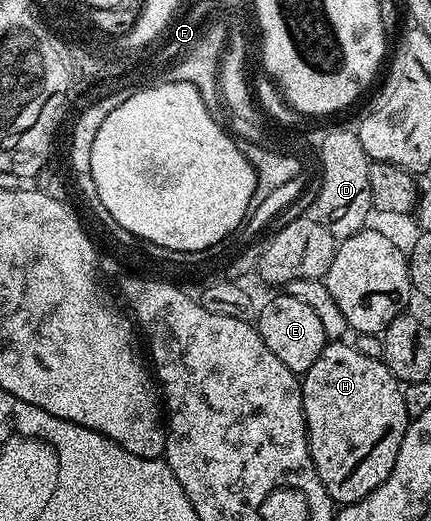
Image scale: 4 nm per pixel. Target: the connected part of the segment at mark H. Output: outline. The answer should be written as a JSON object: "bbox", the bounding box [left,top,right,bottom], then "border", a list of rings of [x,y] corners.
{"bbox":[301,341,411,504],"border":[[[349,341],[326,342],[315,365],[303,373],[301,400],[311,461],[334,504],[357,503],[395,469],[399,445],[411,422],[402,384],[384,361],[366,357]]]}

